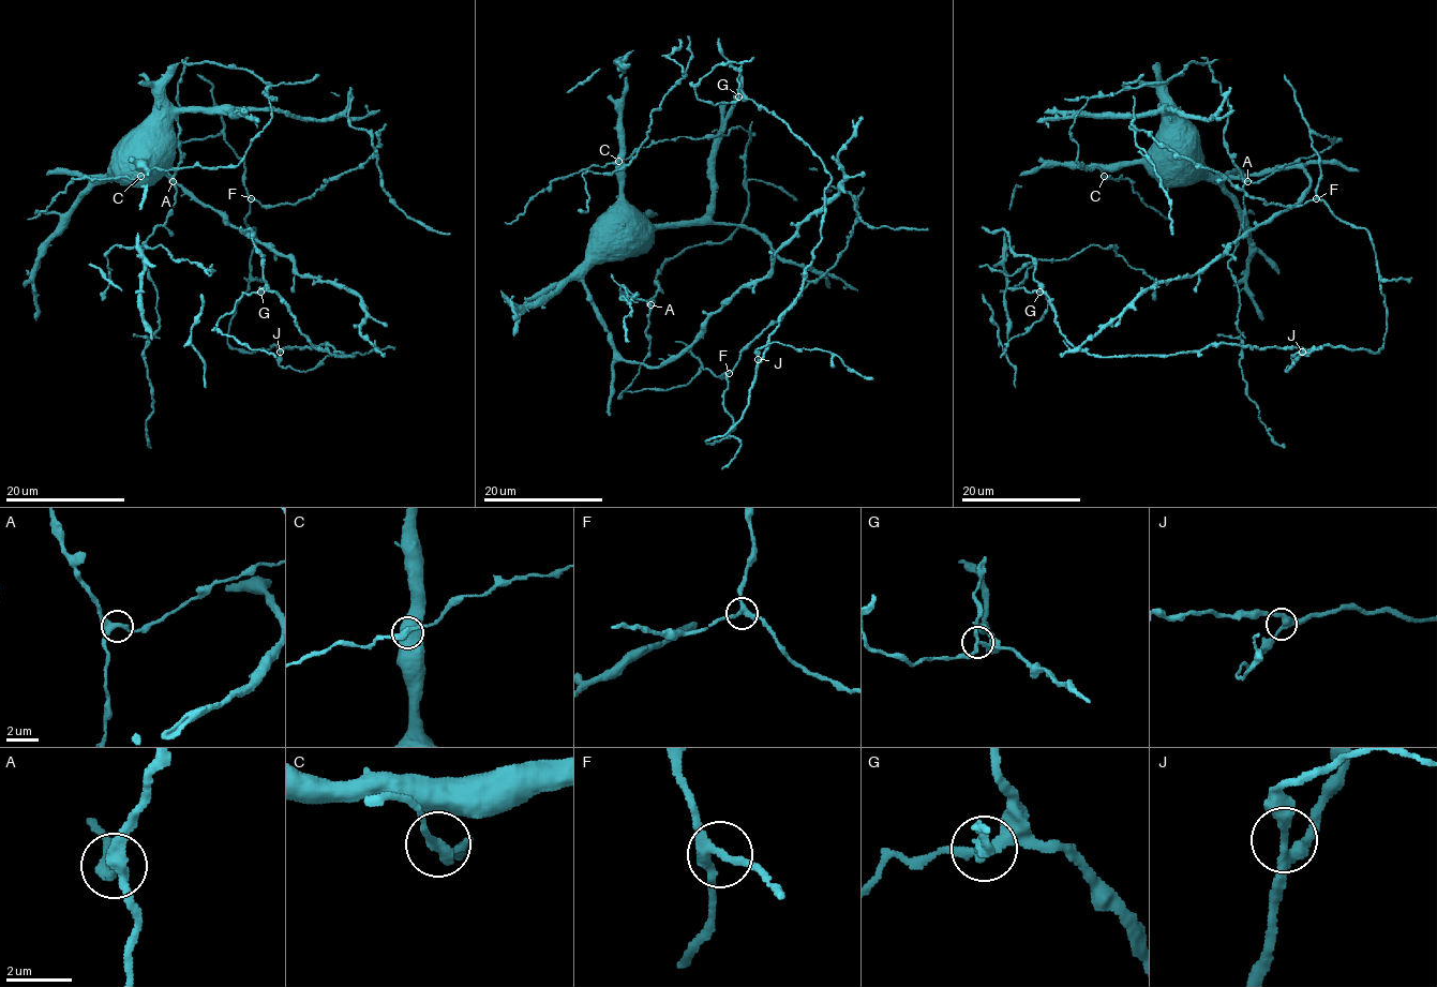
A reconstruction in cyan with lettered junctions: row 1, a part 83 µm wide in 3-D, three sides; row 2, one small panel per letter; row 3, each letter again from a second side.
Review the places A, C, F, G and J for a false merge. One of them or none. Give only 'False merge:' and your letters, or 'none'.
False merge: G

